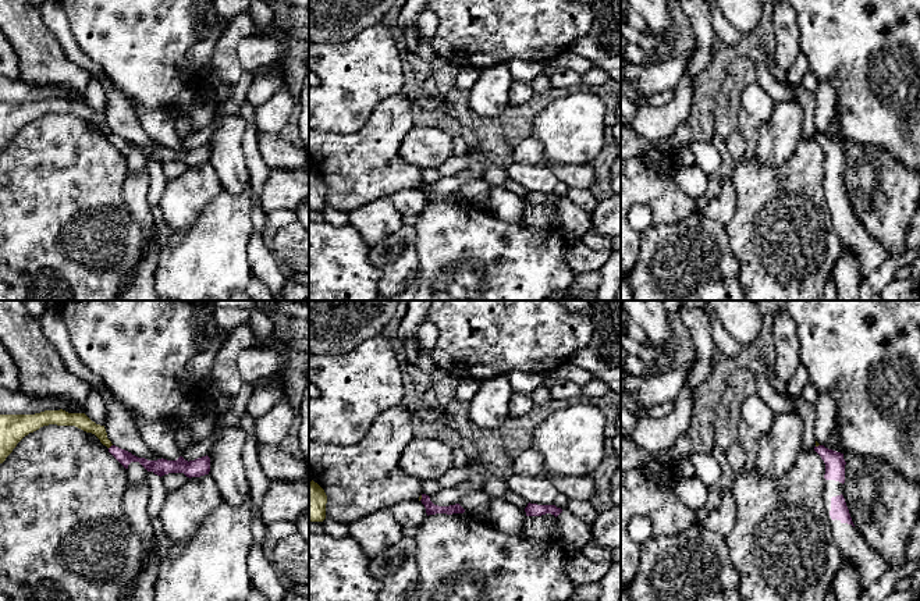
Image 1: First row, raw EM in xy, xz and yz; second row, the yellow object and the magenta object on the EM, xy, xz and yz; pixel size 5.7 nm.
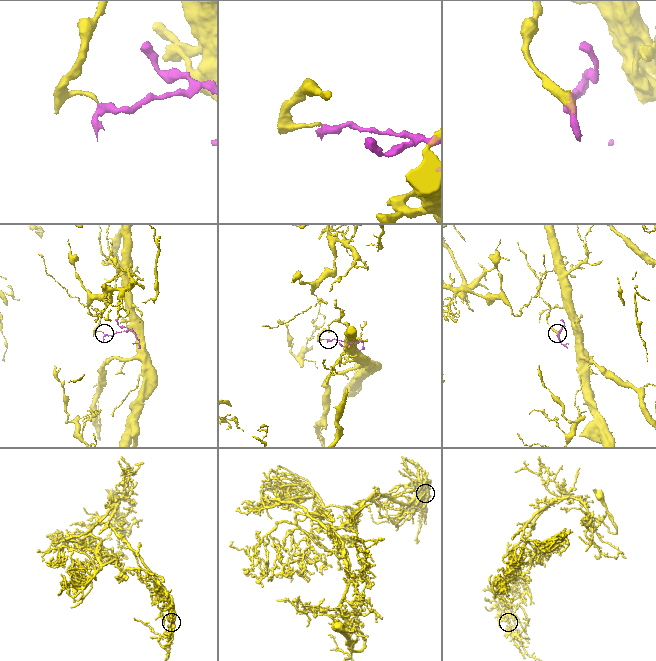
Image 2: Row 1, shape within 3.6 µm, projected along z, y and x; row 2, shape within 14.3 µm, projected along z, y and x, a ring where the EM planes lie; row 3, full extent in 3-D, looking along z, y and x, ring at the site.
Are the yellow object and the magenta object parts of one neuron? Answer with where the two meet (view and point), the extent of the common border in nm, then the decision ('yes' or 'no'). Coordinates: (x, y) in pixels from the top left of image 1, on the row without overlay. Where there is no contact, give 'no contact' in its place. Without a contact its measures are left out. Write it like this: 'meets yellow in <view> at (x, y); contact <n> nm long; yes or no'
meets yellow in xy at (110, 134); contact 40 nm long; no

